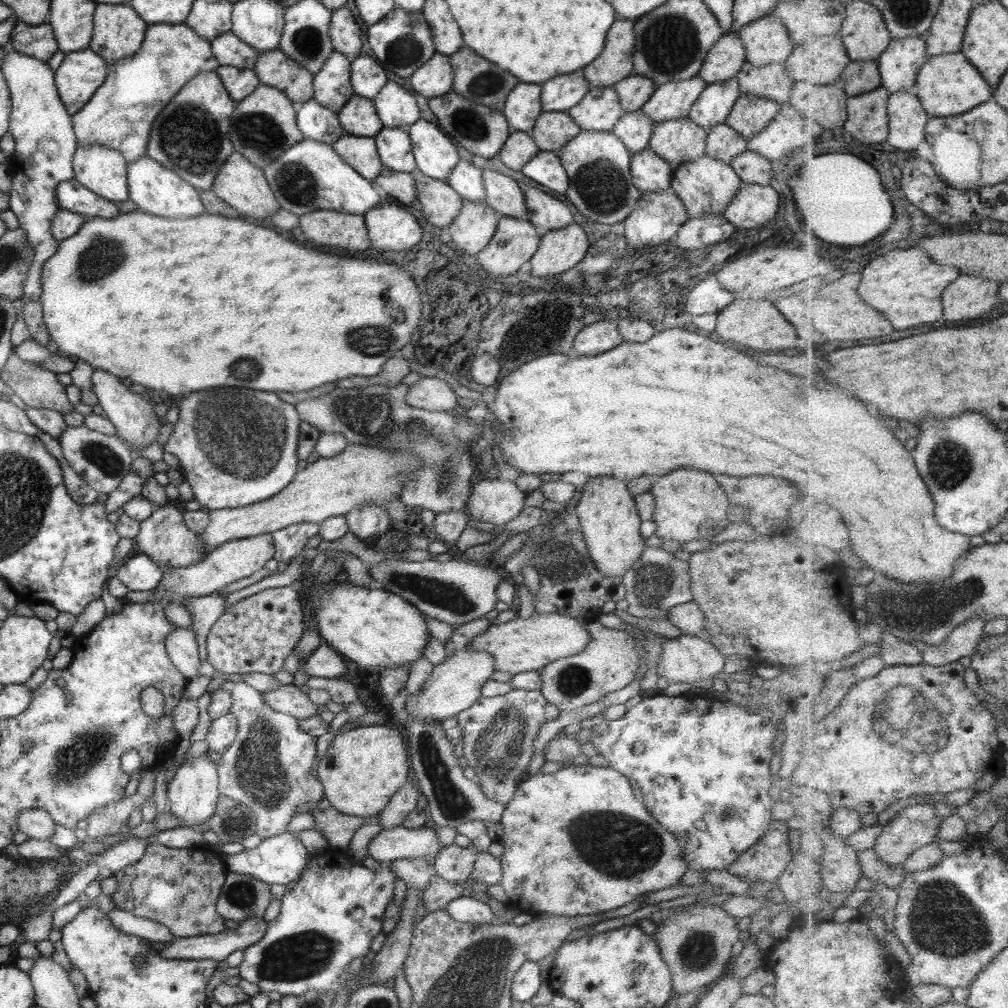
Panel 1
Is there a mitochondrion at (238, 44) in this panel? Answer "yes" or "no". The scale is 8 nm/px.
no

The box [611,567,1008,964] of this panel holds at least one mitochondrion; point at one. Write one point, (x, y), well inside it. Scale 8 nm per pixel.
(944, 922)

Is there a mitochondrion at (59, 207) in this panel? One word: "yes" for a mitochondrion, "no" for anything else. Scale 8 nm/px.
no

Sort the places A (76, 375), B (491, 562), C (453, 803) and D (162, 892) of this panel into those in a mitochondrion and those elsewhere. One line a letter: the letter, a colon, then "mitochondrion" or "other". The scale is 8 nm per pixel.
A: other
B: other
C: mitochondrion
D: other

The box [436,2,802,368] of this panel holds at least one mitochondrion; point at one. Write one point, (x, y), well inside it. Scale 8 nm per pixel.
(670, 44)

